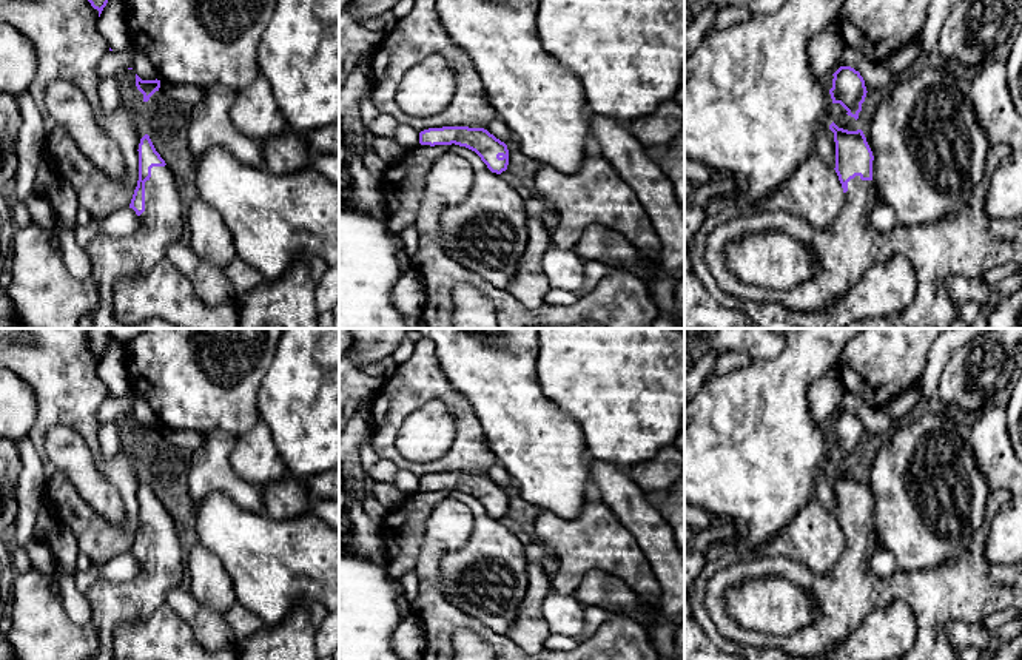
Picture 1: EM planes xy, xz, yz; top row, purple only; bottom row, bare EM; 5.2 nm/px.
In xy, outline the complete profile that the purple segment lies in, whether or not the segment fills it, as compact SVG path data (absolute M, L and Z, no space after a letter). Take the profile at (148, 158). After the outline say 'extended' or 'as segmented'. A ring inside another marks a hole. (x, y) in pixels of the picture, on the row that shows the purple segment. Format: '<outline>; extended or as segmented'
M145 134L139 143L139 180L129 208L139 216L139 228L126 236L97 234L85 248L91 261L91 276L100 291L100 302L92 313L94 328L133 328L114 316L114 287L120 278L142 278L160 261L165 261L168 247L182 239L185 230L185 207L170 167L156 151Z; extended

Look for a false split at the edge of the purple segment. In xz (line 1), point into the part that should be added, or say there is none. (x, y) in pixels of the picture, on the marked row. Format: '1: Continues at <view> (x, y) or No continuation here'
1: No continuation here

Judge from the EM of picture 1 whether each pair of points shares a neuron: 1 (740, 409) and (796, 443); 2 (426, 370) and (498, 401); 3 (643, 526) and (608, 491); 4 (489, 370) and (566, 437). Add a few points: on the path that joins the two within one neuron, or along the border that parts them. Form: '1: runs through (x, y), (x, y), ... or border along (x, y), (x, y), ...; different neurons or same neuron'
1: runs through (754, 423), (774, 443), (782, 443); same neuron
2: border along (435, 346), (435, 355), (443, 373), (472, 407); different neurons
3: runs through (634, 517), (617, 500); same neuron
4: runs through (507, 389), (547, 429); same neuron

